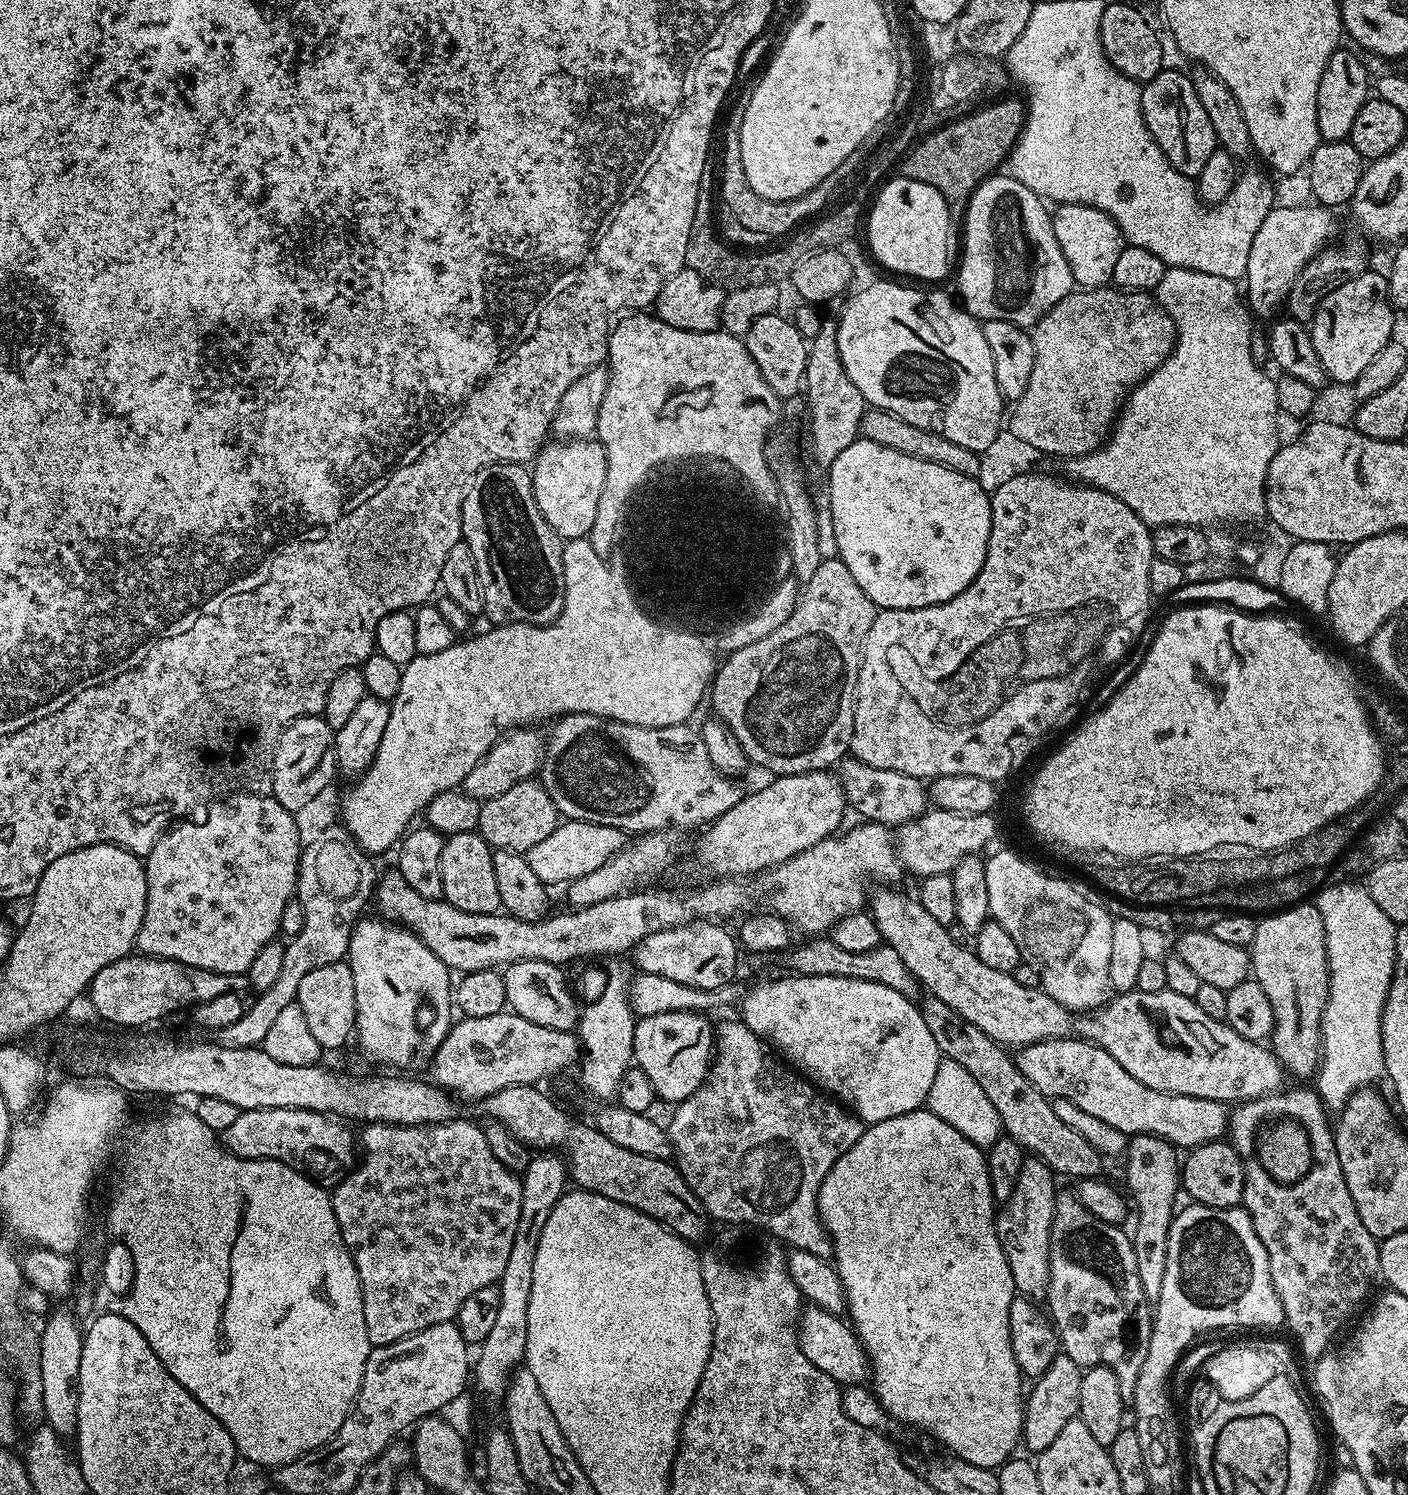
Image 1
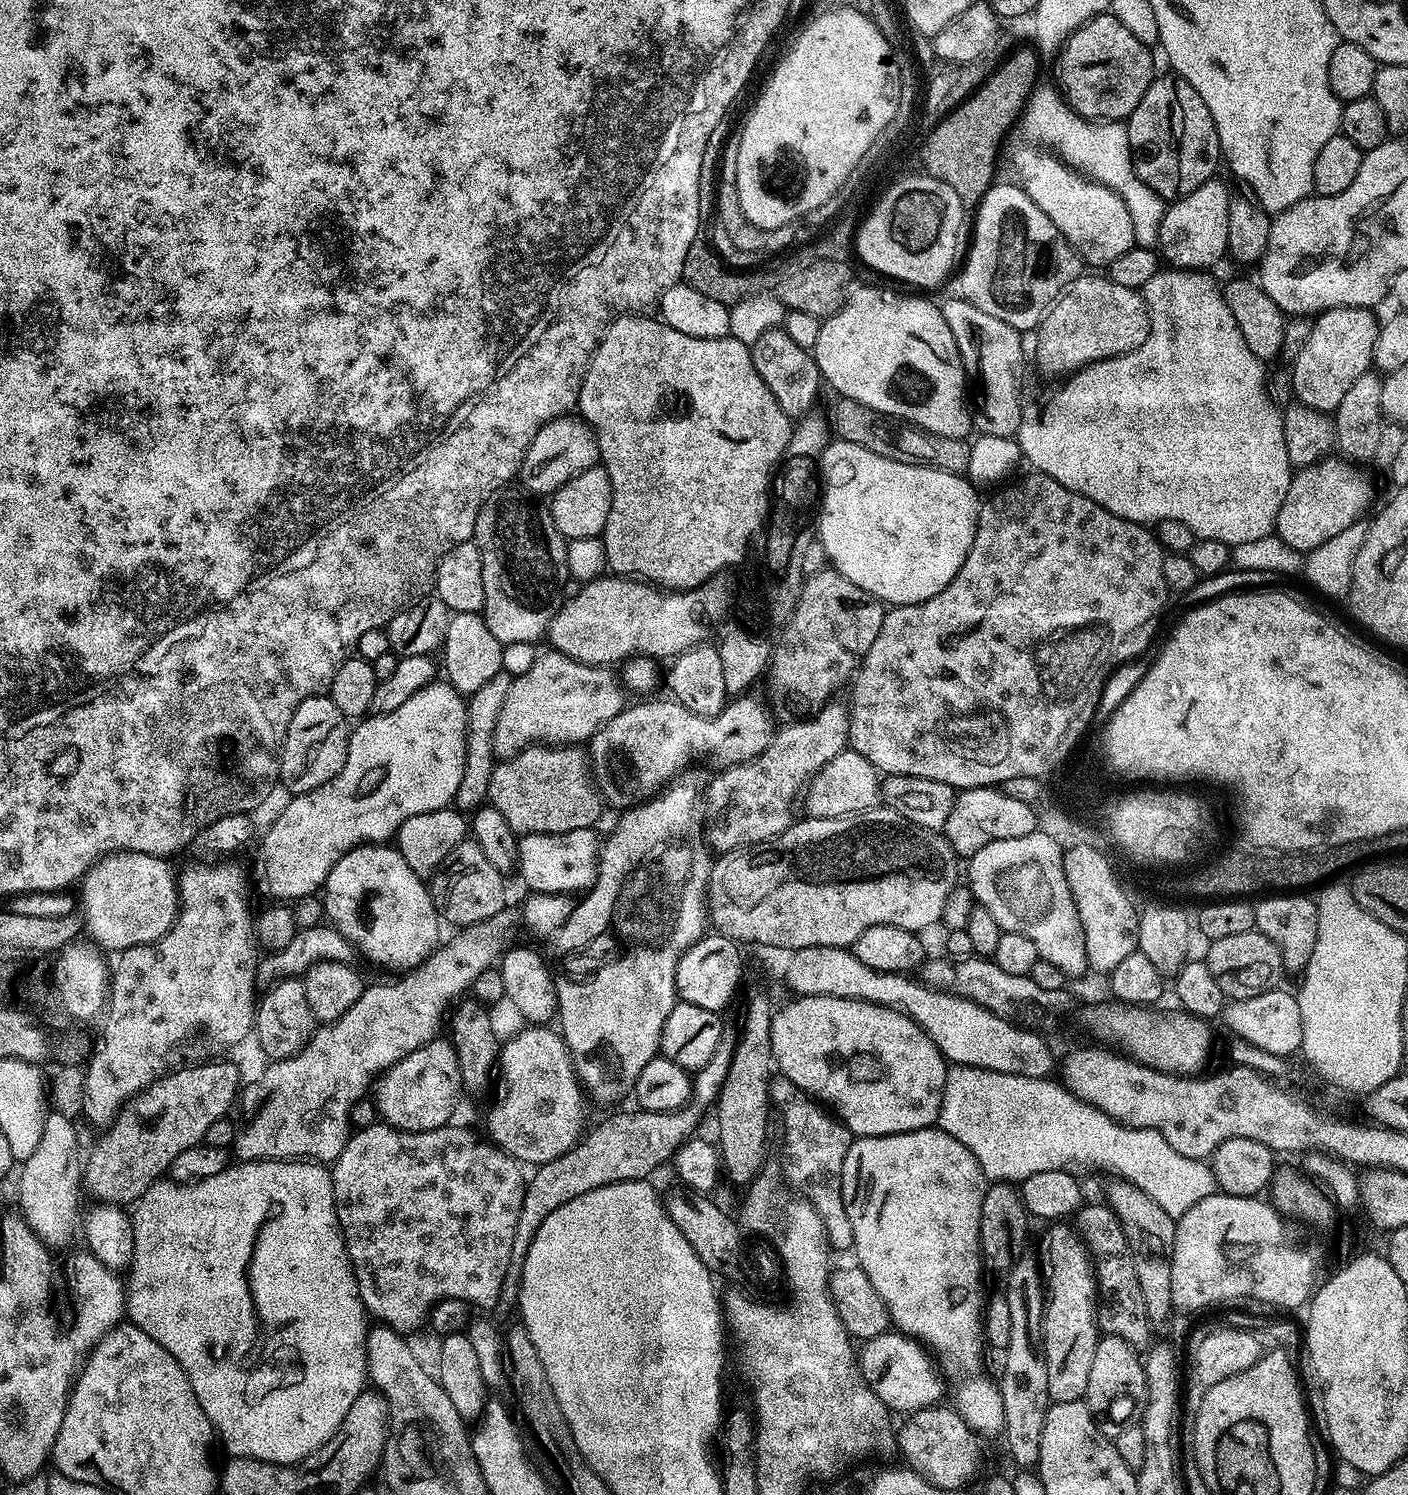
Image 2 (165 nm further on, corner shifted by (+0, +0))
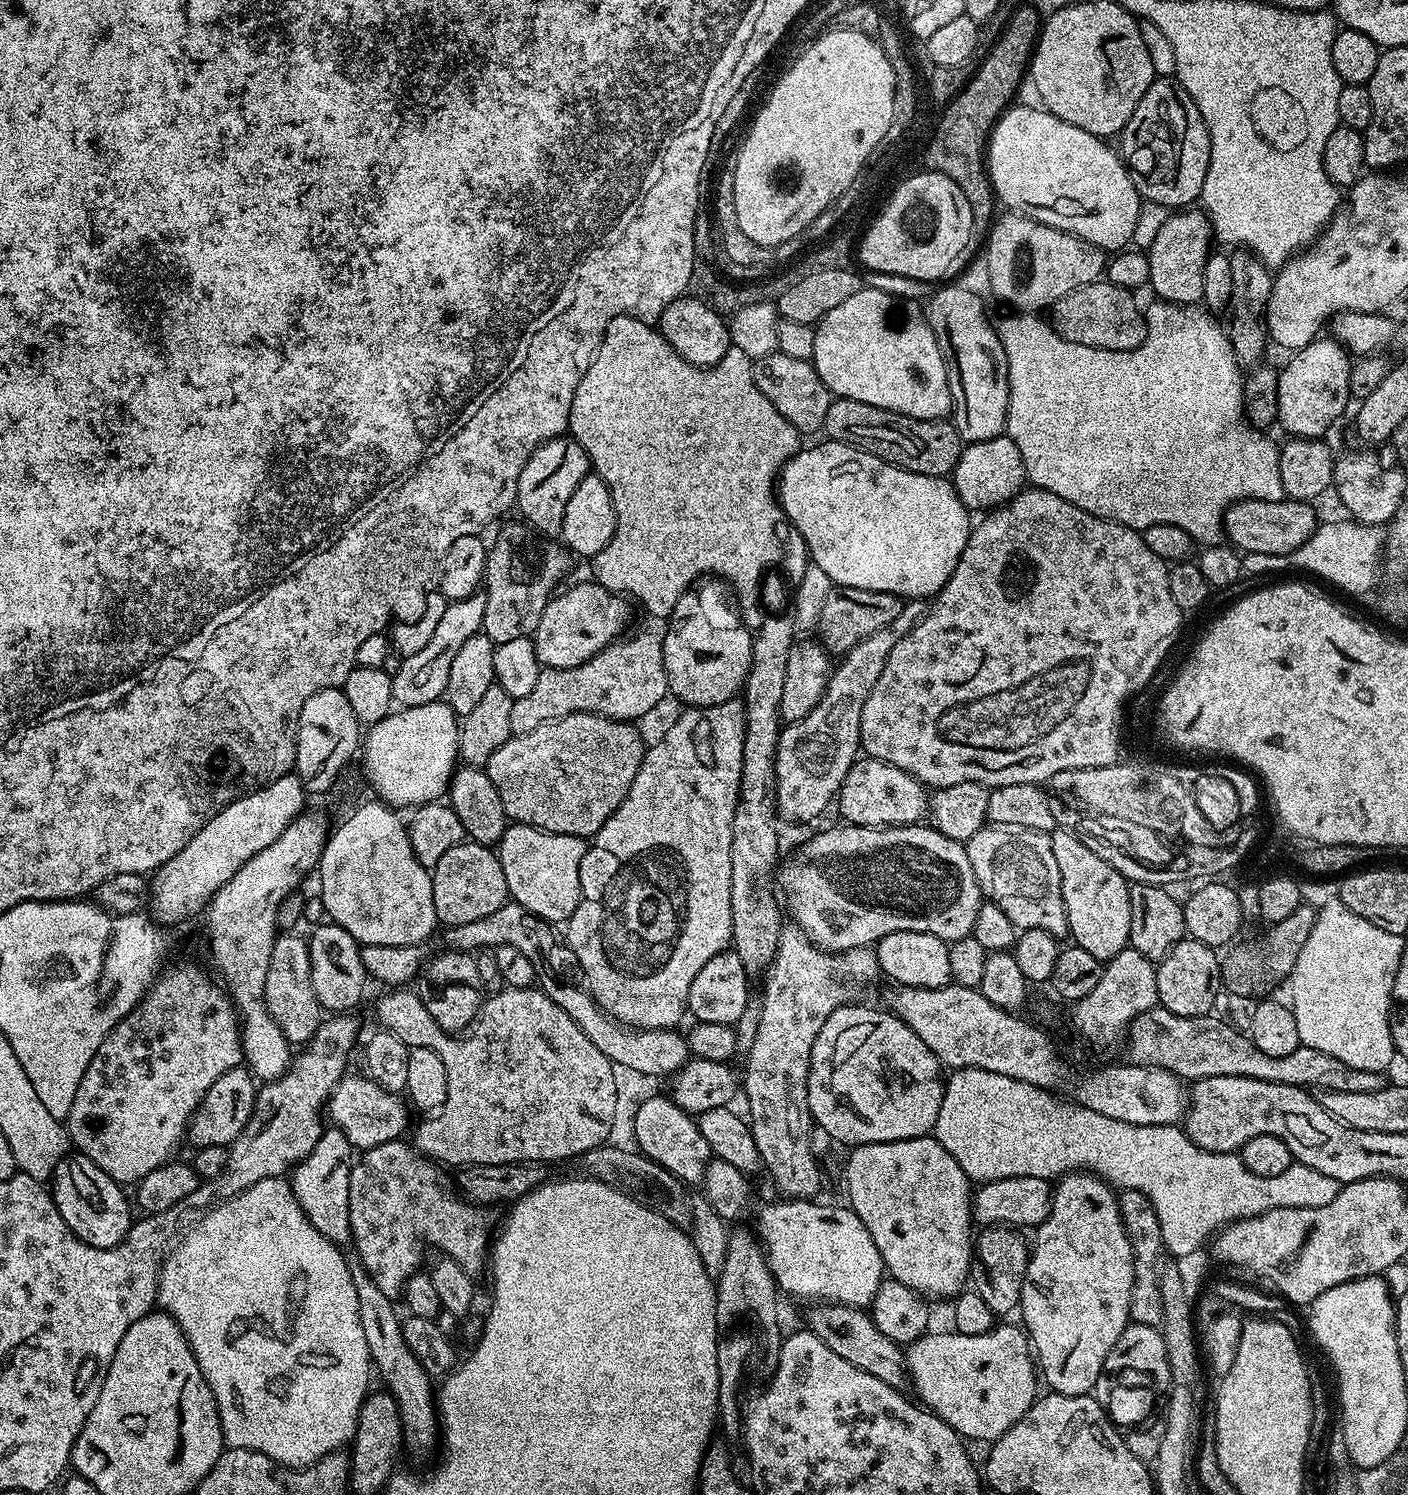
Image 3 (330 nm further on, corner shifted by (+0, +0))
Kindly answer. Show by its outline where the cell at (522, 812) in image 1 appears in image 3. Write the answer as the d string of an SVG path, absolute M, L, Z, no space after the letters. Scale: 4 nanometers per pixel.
M575 712L569 716L563 716L560 720L552 720L548 724L538 726L529 732L513 734L509 740L502 742L502 746L498 746L498 750L494 750L494 754L490 754L486 771L490 782L494 782L494 790L498 790L498 798L502 798L502 810L506 810L509 821L525 824L543 832L585 838L595 837L596 831L607 822L610 814L614 814L614 810L618 810L622 798L626 798L626 794L638 774L638 766L642 762L646 751L646 740L640 737L640 732L636 727L635 723L626 720L612 720L608 716L599 716L593 712Z

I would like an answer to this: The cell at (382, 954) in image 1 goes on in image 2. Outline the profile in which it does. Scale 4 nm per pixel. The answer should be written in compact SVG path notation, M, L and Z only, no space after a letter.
M362 844L347 852L330 870L322 889L324 915L357 953L380 968L397 968L403 974L416 968L441 943L442 921L436 914L429 885L410 866L394 846Z

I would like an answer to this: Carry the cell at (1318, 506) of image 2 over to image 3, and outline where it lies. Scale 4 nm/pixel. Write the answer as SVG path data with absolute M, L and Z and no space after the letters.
M1239 500L1224 513L1224 531L1233 548L1241 553L1292 556L1314 534L1318 519L1306 500Z

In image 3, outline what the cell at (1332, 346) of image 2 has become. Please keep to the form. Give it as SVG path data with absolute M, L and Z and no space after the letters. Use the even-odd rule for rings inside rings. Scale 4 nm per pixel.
M1317 338L1306 347L1291 353L1292 361L1278 375L1279 427L1288 431L1287 435L1301 440L1318 440L1327 437L1332 423L1350 404L1348 383L1354 360L1347 348L1331 338ZM1325 339L1325 340L1324 340Z

